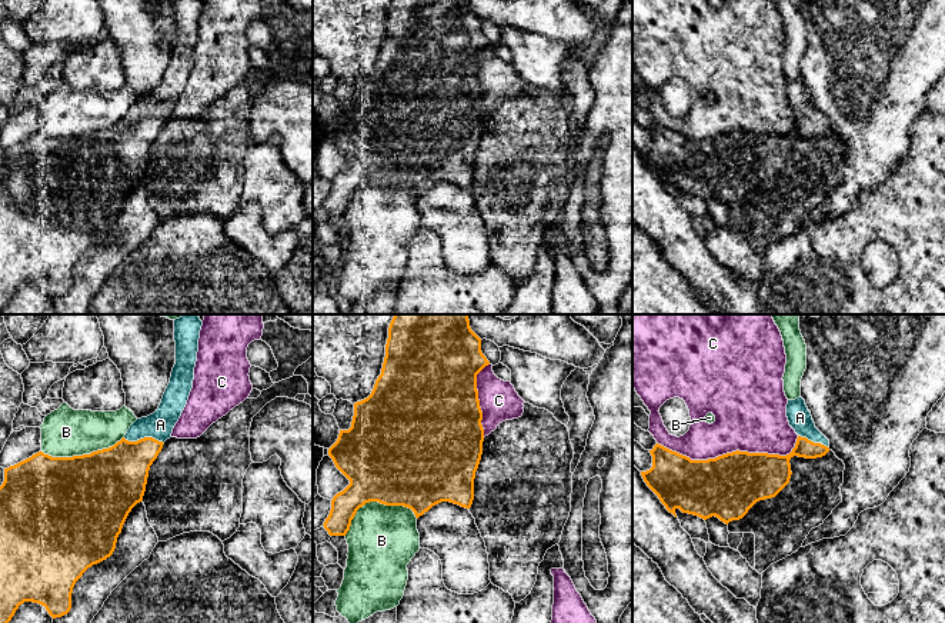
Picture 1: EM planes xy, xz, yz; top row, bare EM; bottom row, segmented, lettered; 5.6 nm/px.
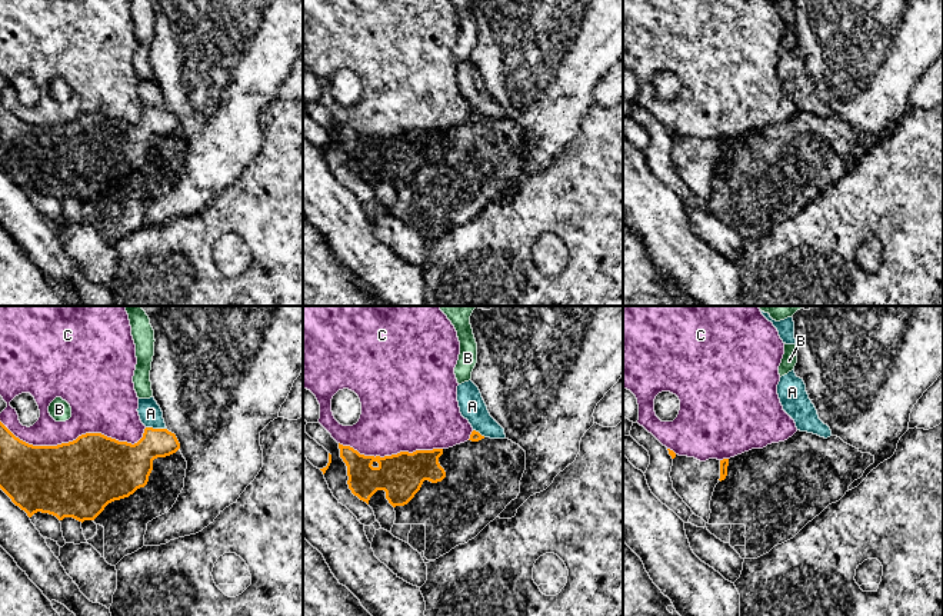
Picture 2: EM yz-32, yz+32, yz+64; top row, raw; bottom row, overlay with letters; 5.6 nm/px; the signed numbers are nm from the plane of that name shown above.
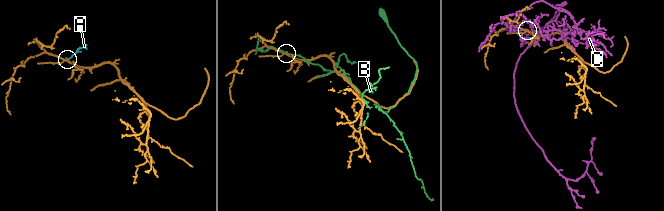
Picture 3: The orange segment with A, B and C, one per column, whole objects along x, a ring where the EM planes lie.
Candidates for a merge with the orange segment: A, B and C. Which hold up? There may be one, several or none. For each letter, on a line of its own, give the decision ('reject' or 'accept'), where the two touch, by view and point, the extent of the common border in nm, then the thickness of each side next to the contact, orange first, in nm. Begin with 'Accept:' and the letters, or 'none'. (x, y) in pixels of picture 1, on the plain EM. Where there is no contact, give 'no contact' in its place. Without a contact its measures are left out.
Accept: A
A: accept; meets orange in xy at (143, 119); contact 240 nm long; 320 nm thick on the orange side, 150 nm on the other
B: reject; meets orange in xz at (376, 180); contact 420 nm long; 500 nm thick on the orange side, 380 nm on the other
C: reject; meets orange in yz at (733, 132); contact 800 nm long; 360 nm thick on the orange side, 400 nm on the other

